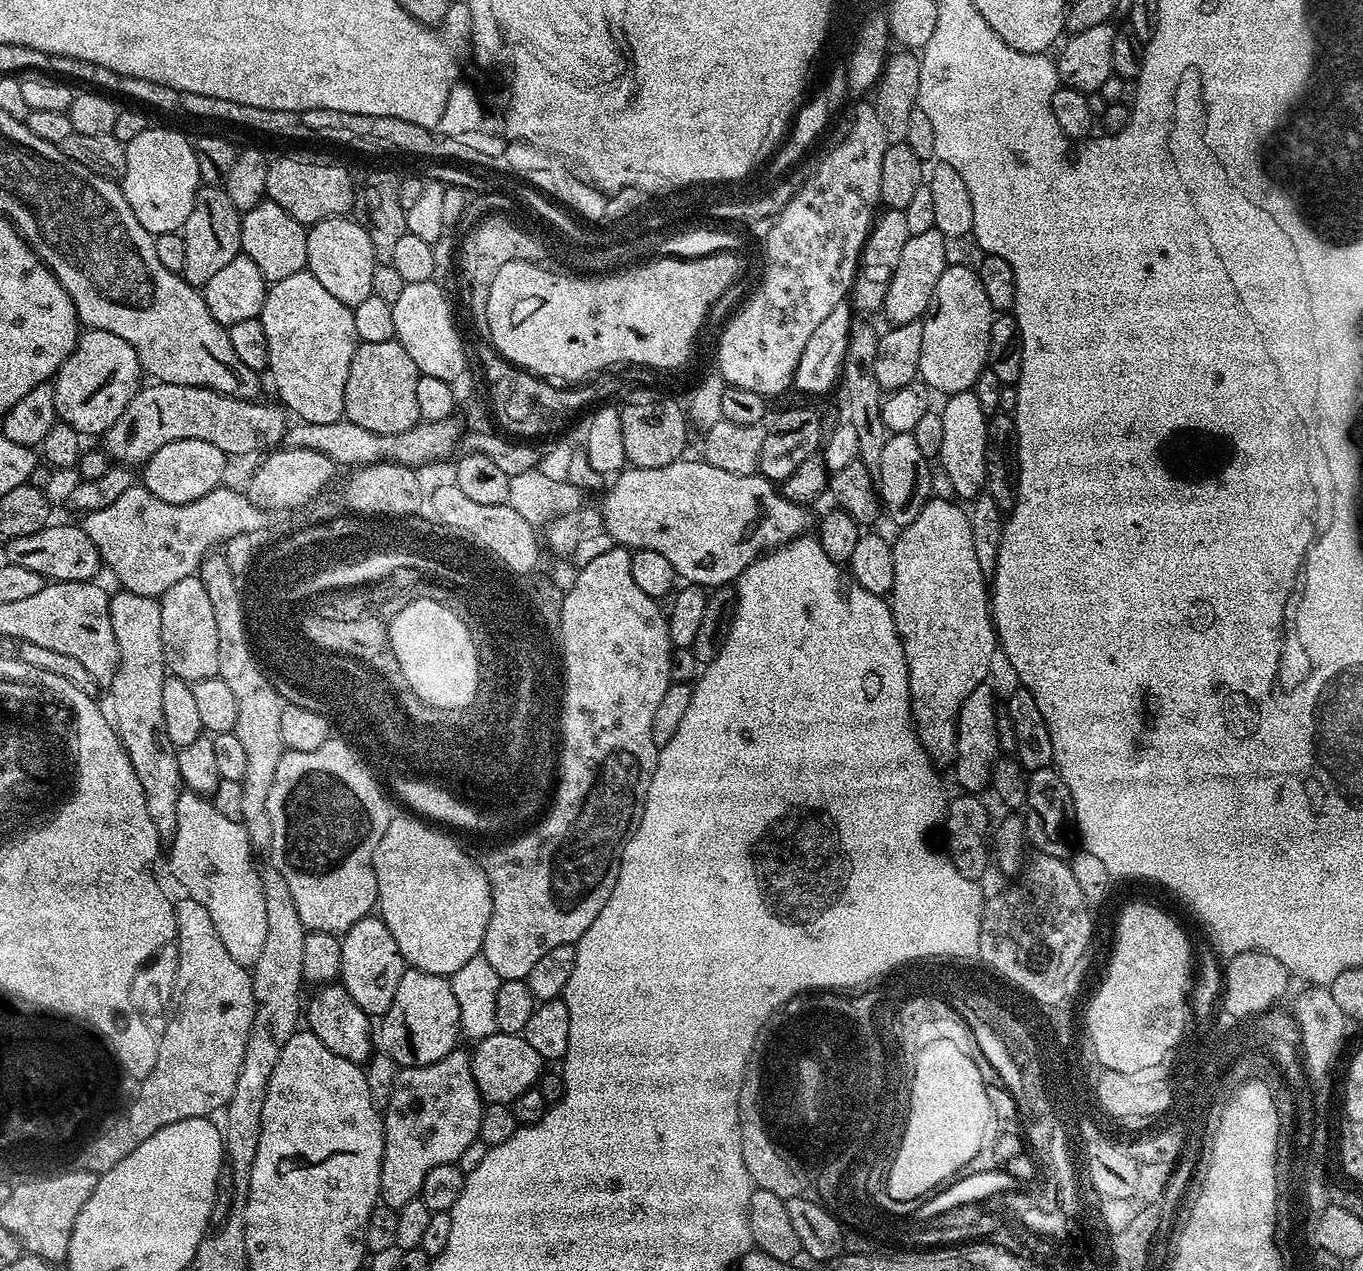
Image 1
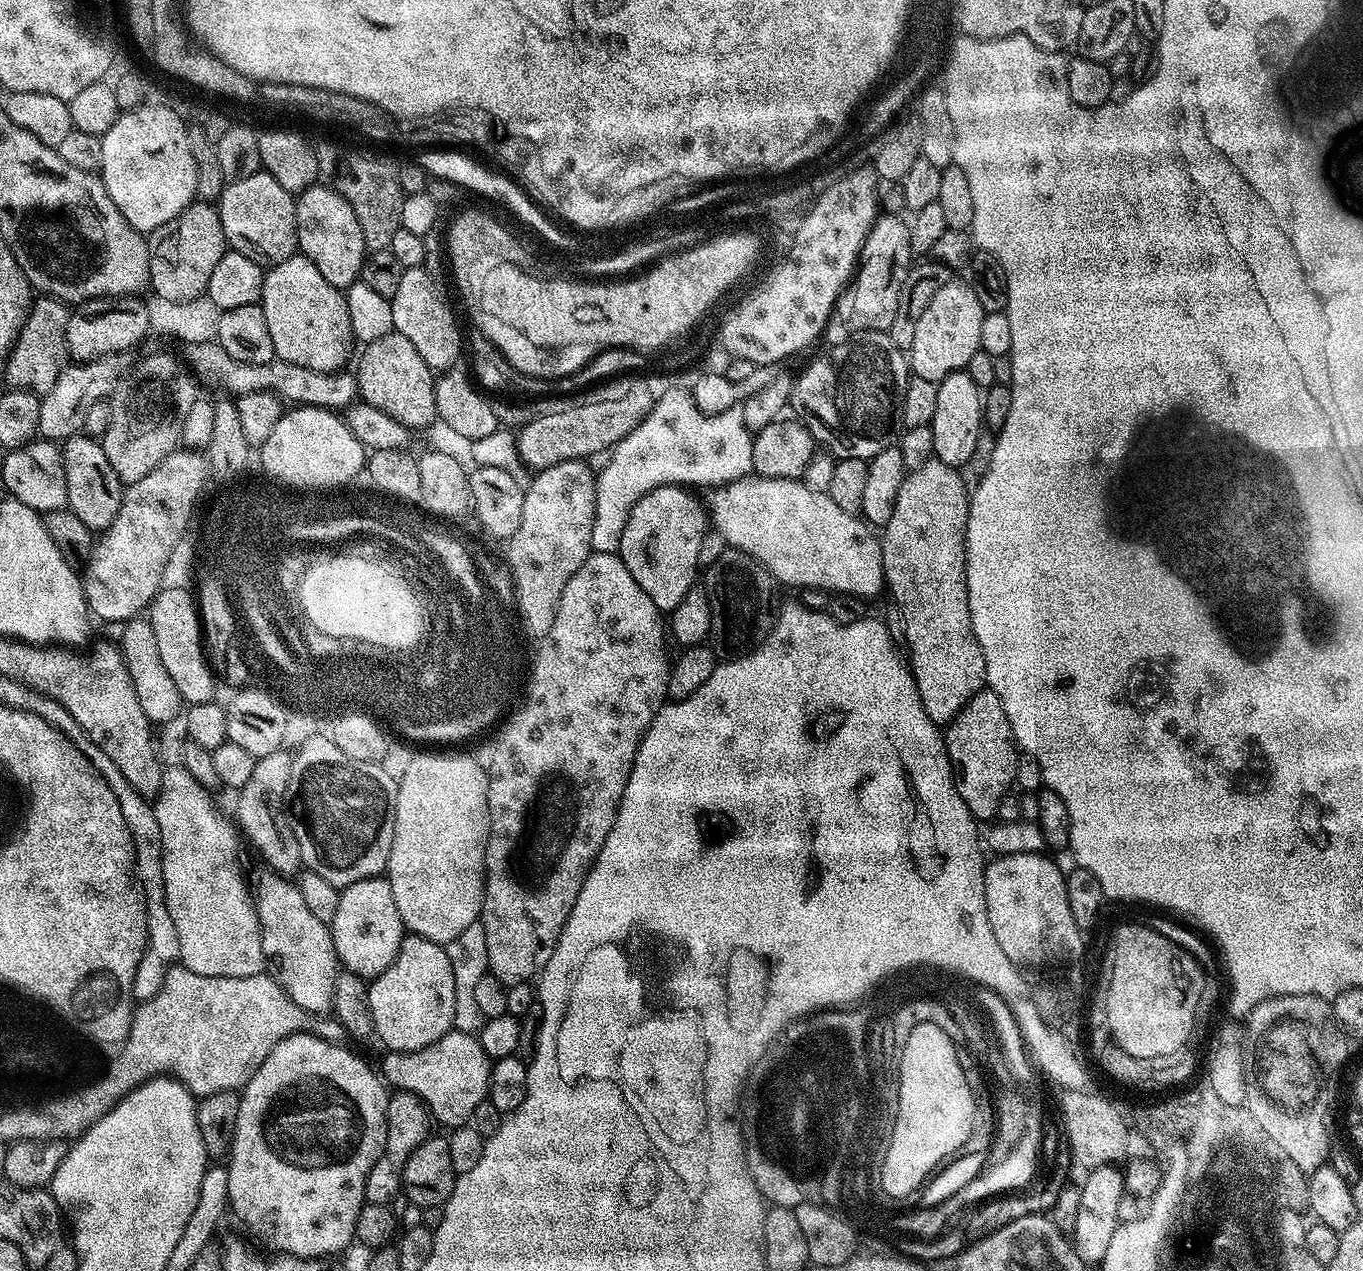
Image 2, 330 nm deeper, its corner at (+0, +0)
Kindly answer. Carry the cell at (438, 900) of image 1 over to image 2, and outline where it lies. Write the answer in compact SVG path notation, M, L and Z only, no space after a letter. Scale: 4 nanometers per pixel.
M424 750L421 756L416 756L408 765L404 768L404 773L399 773L398 783L396 785L396 809L394 810L394 842L392 843L392 849L390 850L390 858L388 859L388 871L386 878L390 882L390 890L394 890L394 906L398 906L398 914L402 918L405 929L411 935L421 936L426 938L430 942L435 944L448 945L454 938L458 938L458 934L462 934L462 930L466 930L466 926L470 926L472 923L479 921L480 911L484 905L484 855L486 854L486 846L488 845L488 773L485 765L480 764L472 756L467 756L464 752L456 752L460 750Z

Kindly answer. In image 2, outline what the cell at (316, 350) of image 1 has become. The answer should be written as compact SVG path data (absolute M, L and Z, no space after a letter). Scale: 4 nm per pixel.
M304 255L286 258L286 262L278 262L265 271L264 289L259 304L266 314L266 326L270 329L270 338L274 342L276 359L319 372L340 370L347 365L344 363L352 352L354 337L350 326L350 310L346 310L346 295L341 289L330 286L330 282L322 278L318 266L314 266L314 262L307 260Z

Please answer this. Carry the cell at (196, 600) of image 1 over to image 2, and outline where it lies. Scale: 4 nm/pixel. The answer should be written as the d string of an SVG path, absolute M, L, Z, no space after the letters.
M187 587L180 589L161 588L156 593L156 597L146 609L146 618L150 626L154 626L154 638L158 642L158 655L162 657L162 663L170 673L170 679L174 686L178 686L178 694L185 705L201 704L207 700L213 699L212 693L212 672L208 669L210 665L209 657L206 655L205 641L202 639L202 623L200 613L197 607L197 601L193 593Z

